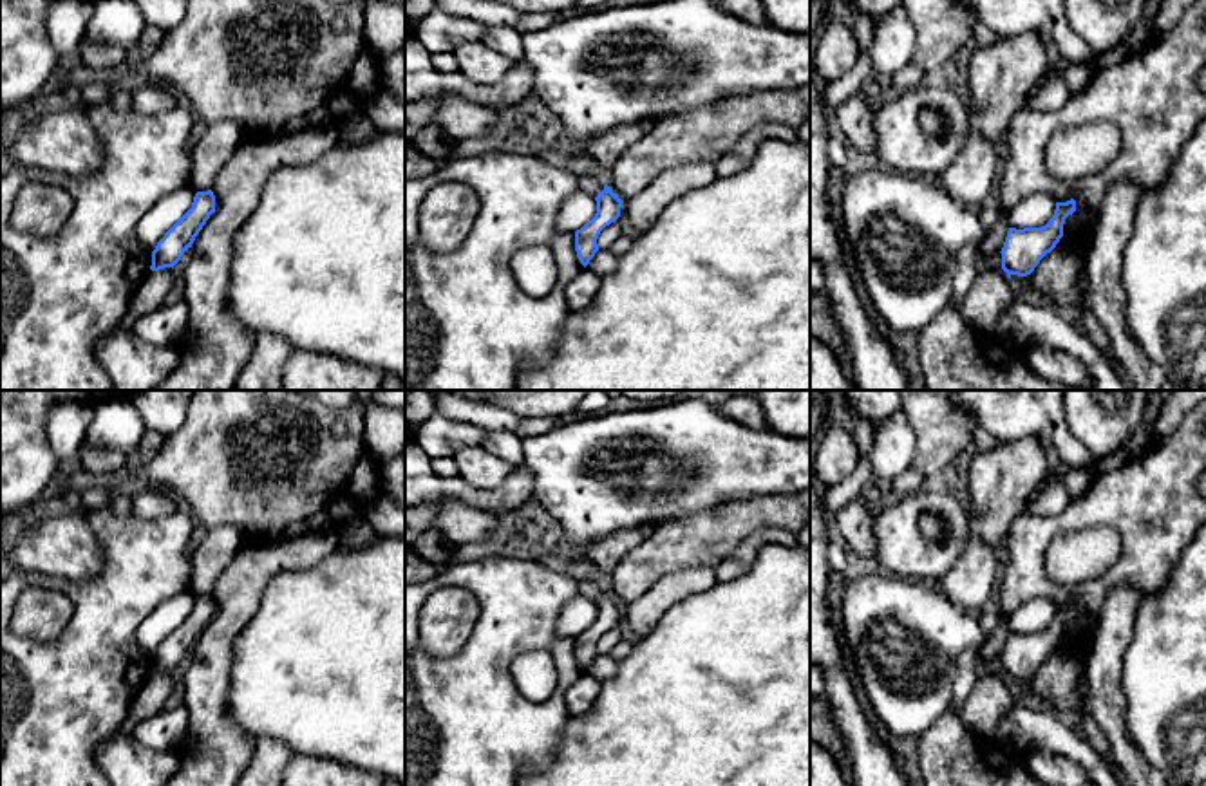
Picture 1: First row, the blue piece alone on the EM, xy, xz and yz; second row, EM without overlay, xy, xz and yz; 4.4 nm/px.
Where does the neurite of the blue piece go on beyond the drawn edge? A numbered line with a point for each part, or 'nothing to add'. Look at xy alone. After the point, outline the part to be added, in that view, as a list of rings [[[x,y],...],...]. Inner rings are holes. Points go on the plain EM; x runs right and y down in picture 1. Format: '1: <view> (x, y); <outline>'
1: xy (152, 631); [[[188,591],[159,604],[137,627],[139,647],[154,656],[165,638],[192,613],[195,596]]]

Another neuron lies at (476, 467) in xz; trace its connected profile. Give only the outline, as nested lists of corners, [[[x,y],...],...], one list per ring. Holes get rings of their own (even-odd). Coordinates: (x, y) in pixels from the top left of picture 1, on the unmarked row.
[[[481,444],[457,450],[454,459],[457,477],[477,490],[494,490],[515,472],[515,466],[492,455]]]

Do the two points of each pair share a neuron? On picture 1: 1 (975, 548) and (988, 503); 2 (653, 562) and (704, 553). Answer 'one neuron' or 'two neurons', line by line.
1: two neurons
2: one neuron

